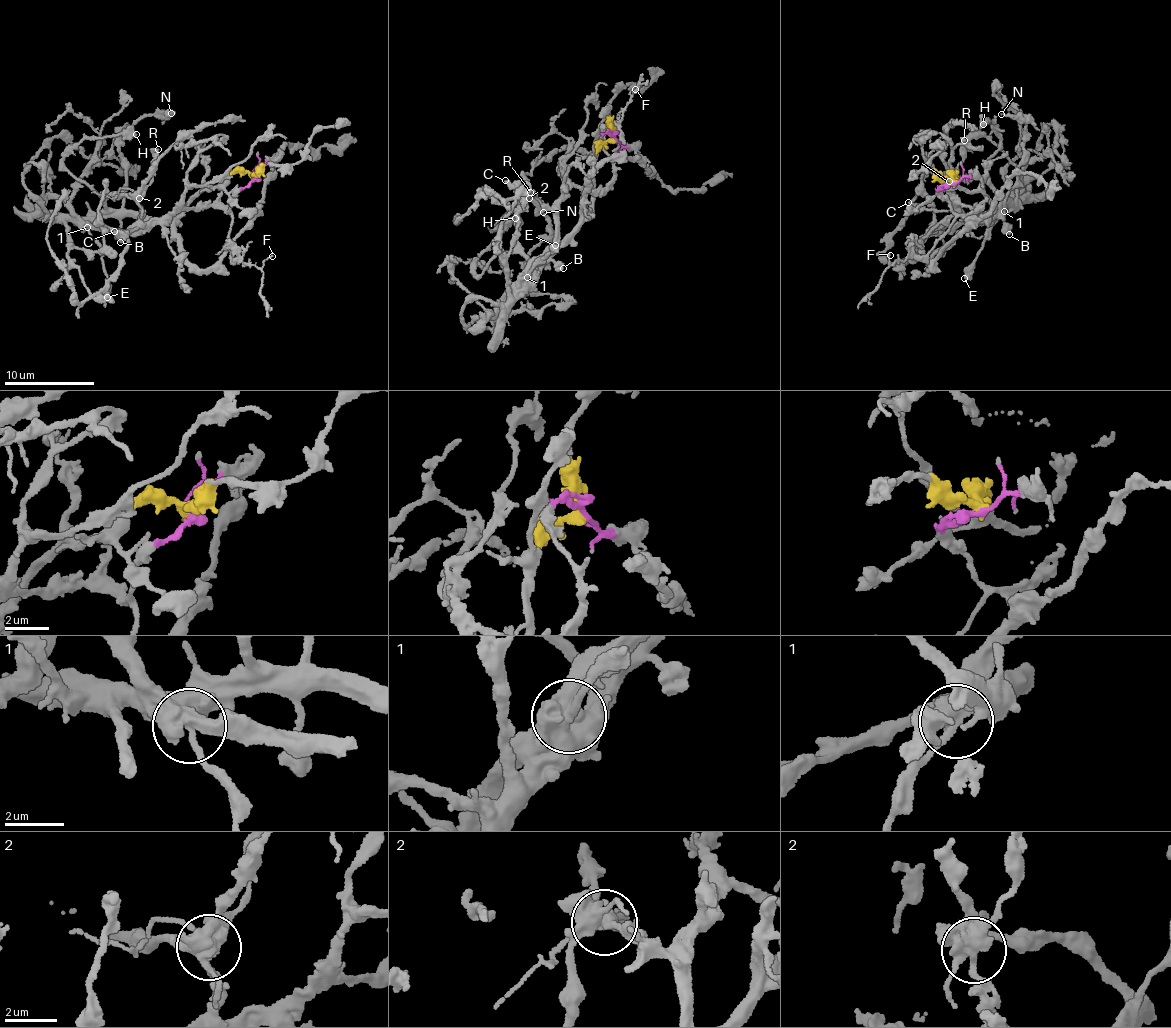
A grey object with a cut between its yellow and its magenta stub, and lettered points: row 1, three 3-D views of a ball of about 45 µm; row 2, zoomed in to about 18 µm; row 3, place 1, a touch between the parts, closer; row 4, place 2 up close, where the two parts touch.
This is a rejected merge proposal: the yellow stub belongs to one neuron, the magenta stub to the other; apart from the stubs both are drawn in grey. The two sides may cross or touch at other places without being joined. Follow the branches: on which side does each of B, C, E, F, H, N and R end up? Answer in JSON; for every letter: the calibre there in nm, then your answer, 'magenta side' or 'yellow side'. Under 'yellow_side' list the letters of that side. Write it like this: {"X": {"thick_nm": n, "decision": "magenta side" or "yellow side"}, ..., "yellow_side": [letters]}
{"B": {"thick_nm": 500, "decision": "yellow side"}, "C": {"thick_nm": 320, "decision": "magenta side"}, "E": {"thick_nm": 550, "decision": "yellow side"}, "F": {"thick_nm": 130, "decision": "magenta side"}, "H": {"thick_nm": 500, "decision": "yellow side"}, "N": {"thick_nm": 200, "decision": "yellow side"}, "R": {"thick_nm": 400, "decision": "magenta side"}, "yellow_side": ["B", "E", "H", "N"]}

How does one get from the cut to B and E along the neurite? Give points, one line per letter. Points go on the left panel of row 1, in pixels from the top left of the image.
B: (254, 175), (236, 172), (162, 221), (126, 216), (120, 220), (120, 243)
E: (254, 175), (236, 172), (162, 221), (103, 215), (87, 223), (93, 242), (99, 247), (107, 298)

